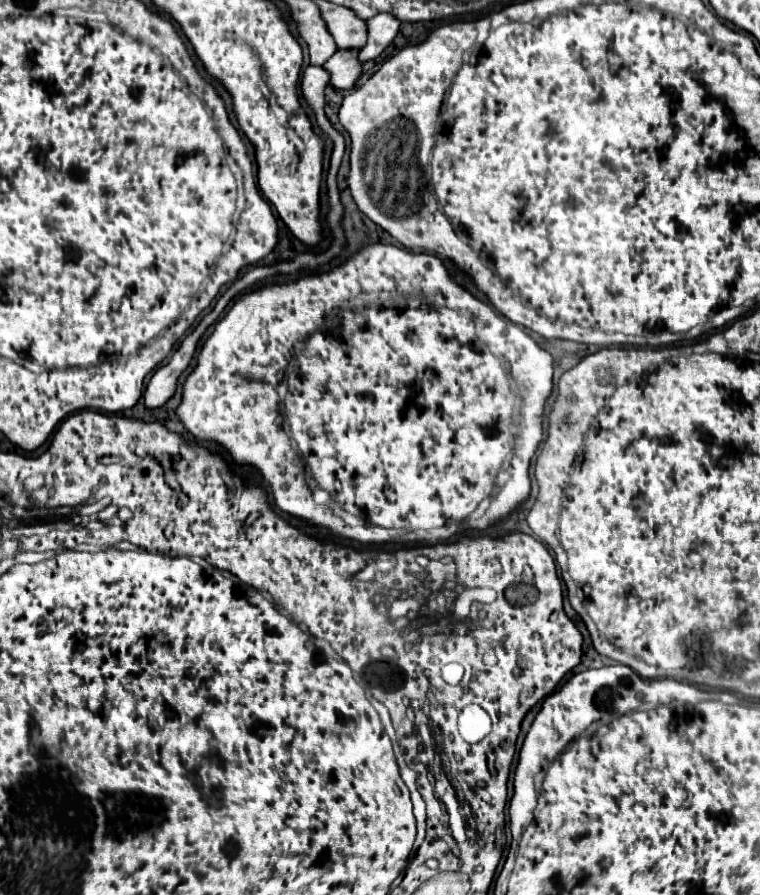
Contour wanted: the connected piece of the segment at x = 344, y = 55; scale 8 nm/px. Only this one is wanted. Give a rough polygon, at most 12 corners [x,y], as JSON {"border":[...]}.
{"border":[[358,50],[336,52],[324,68],[330,86],[350,90],[362,66]]}

